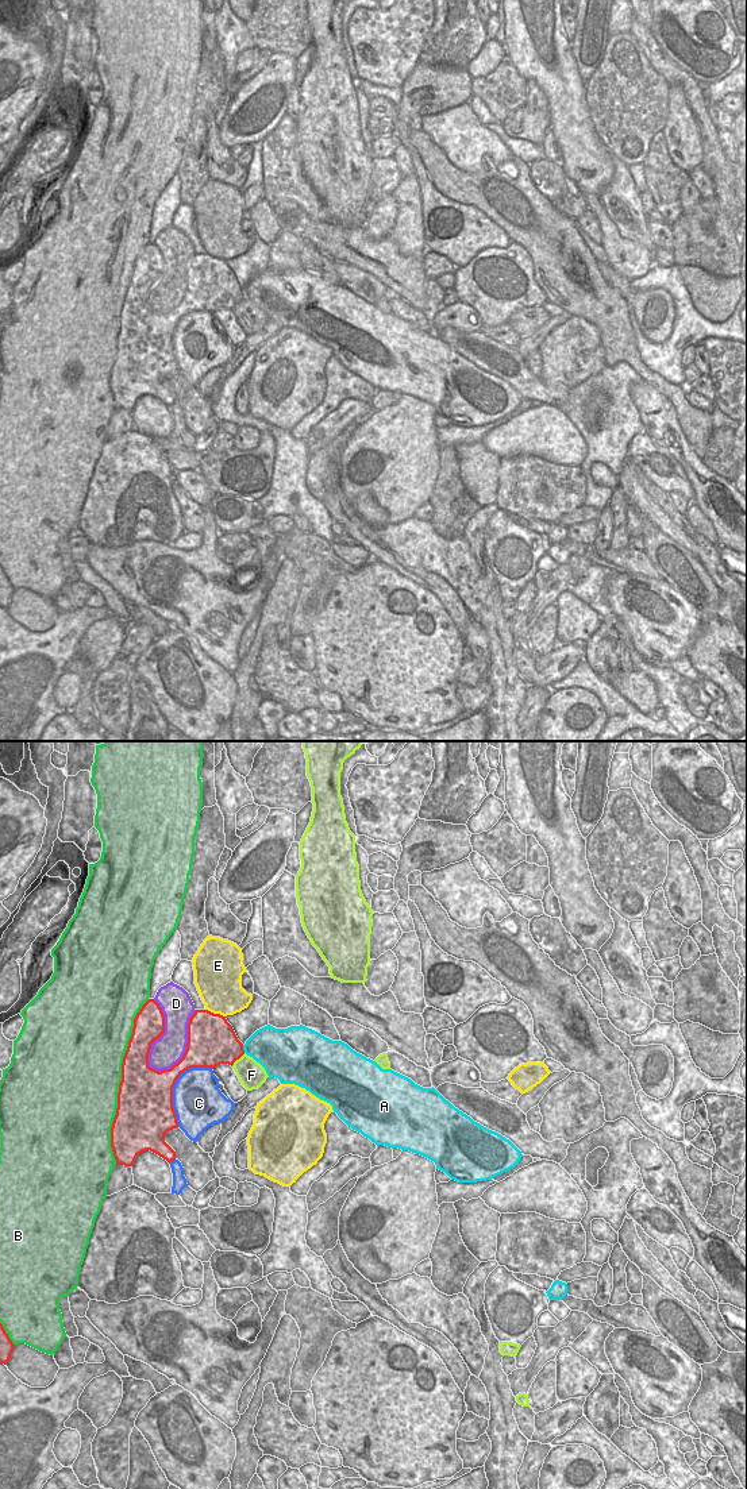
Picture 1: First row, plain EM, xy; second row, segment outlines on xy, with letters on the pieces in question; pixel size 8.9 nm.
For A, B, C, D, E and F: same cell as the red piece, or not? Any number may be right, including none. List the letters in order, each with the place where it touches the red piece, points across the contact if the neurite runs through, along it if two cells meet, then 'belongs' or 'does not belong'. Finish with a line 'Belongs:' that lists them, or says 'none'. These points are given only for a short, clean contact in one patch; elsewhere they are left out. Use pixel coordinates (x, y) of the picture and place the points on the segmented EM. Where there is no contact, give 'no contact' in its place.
A: xy (242, 1049) | does not belong
B: xy (120, 1081) | does not belong
C: xy (173, 1086) | does not belong
D: xy (157, 1038) | does not belong
E: xy (215, 1014) | along xy (205, 1009), (224, 1017) | does not belong
F: xy (238, 1059) | does not belong
Belongs: none

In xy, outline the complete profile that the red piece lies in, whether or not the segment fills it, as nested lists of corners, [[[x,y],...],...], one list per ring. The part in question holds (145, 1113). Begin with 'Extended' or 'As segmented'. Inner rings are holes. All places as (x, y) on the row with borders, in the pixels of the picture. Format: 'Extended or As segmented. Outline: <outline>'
As segmented. Outline: [[[149,999],[134,1019],[132,1034],[122,1064],[118,1108],[111,1127],[111,1147],[116,1165],[132,1166],[136,1157],[150,1150],[169,1164],[176,1152],[165,1142],[165,1134],[178,1127],[173,1108],[173,1087],[190,1068],[234,1065],[243,1054],[226,1017],[196,1010],[188,1023],[188,1044],[182,1058],[161,1072],[149,1066],[151,1044],[165,1033],[165,1015],[154,999]]]

